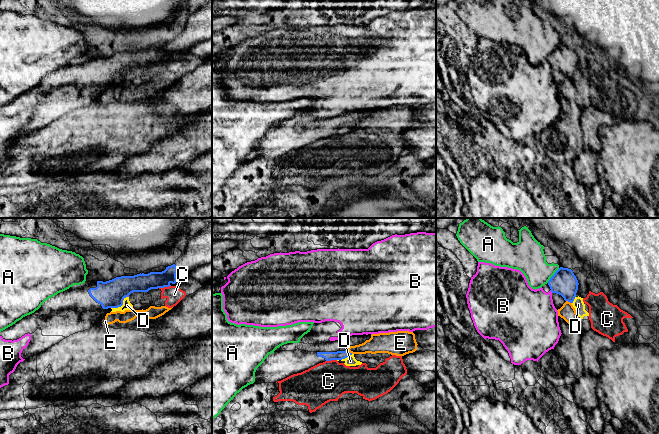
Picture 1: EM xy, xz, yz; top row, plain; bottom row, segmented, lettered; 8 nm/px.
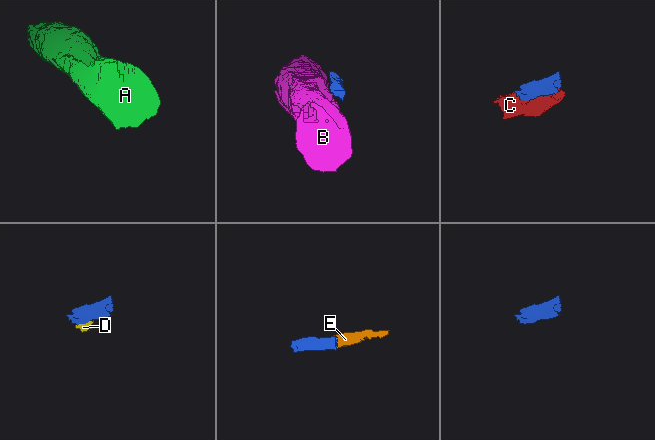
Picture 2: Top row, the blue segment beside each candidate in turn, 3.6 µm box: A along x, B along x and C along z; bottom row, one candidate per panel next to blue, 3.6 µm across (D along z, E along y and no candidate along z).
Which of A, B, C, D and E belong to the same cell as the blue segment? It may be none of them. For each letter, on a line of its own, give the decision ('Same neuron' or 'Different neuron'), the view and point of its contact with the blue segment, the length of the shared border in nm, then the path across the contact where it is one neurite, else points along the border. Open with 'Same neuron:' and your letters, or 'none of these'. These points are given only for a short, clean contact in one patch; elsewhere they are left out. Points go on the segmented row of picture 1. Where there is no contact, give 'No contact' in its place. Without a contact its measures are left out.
Same neuron: none of these
A: Different neuron. Touches blue at yz (553, 275). Shared border 160 nm
B: Different neuron. Touches blue at yz (551, 291). Shared border 30 nm. Boundary: yz (550, 290), (552, 292)
C: Different neuron. Touches blue at xy (164, 286). Shared border 100 nm
D: Different neuron. Touches blue at xy (121, 305). Shared border 170 nm. Boundary: xy (128, 296), (120, 306), (111, 308)
E: Different neuron. Touches blue at xz (348, 351). Shared border 70 nm. Boundary: xz (345, 350), (352, 353)

